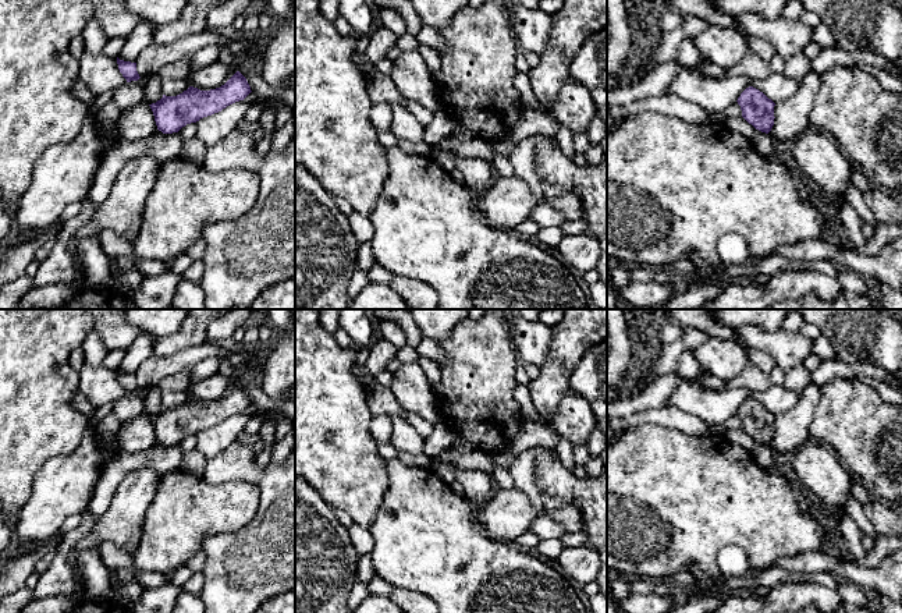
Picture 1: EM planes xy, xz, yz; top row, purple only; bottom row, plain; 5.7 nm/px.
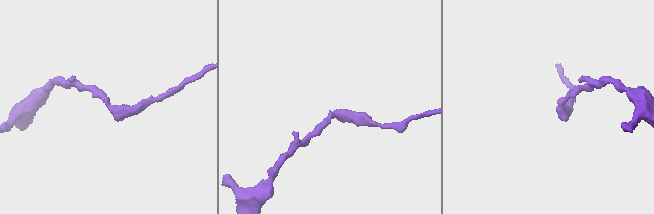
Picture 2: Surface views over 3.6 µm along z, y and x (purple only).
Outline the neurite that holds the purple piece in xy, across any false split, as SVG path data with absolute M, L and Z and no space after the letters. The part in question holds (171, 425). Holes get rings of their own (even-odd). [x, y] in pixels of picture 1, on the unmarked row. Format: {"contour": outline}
{"contour": "M237 383L224 397L210 403L189 398L177 408L166 408L149 417L157 442L163 446L178 444L182 439L221 424L227 418L244 412L251 405L246 390Z"}

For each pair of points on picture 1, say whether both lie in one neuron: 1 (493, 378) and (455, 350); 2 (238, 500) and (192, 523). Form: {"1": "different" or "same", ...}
{"1": "same", "2": "same"}

